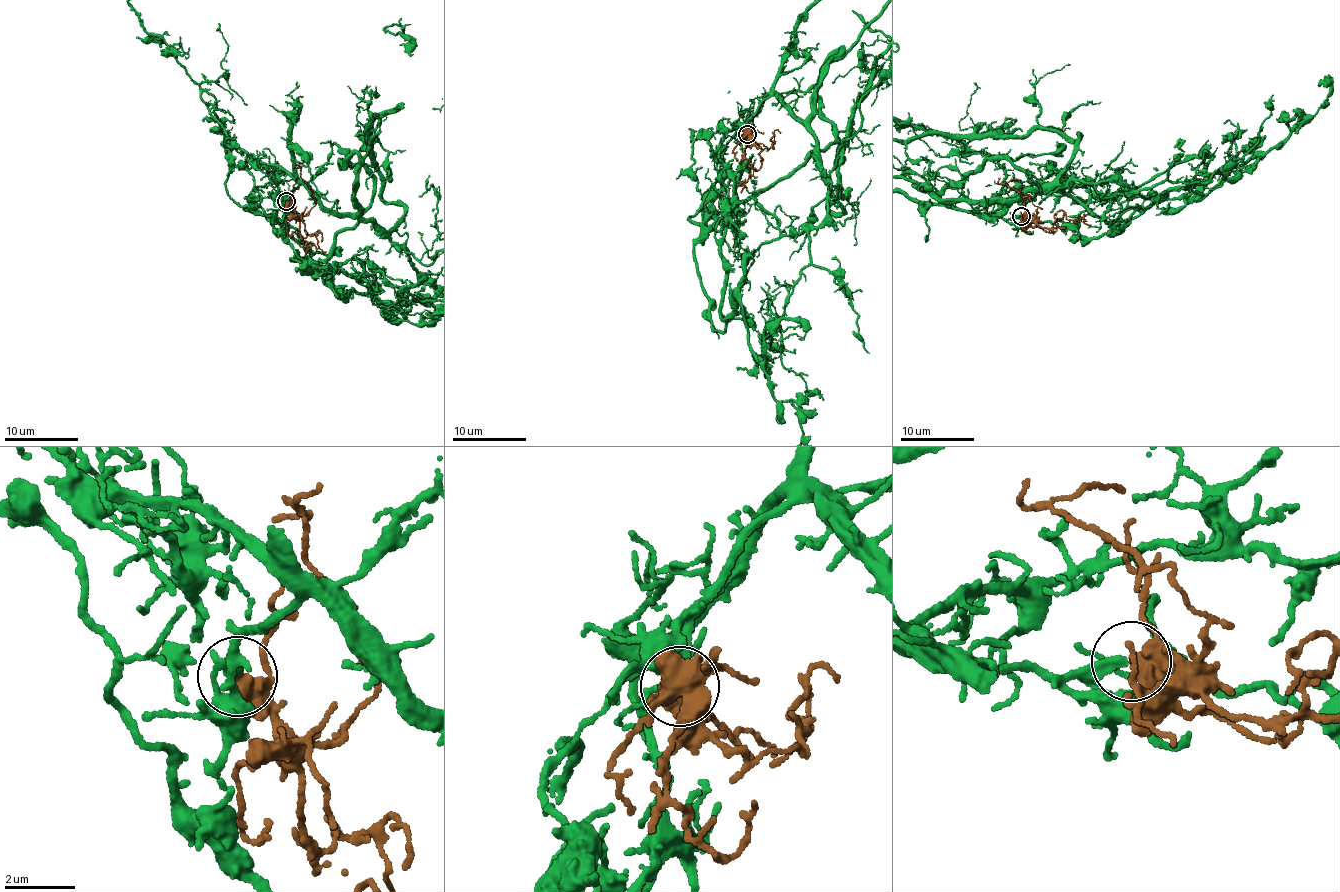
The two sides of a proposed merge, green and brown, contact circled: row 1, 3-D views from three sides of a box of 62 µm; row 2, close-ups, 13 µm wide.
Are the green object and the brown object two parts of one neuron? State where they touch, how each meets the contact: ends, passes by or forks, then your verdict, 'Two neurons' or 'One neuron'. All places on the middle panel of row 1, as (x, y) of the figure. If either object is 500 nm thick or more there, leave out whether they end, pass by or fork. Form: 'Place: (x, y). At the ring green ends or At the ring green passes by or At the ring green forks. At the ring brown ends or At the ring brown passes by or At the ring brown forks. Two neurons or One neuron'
Place: (747, 134). At the ring green ends. At the ring brown passes by. One neuron

